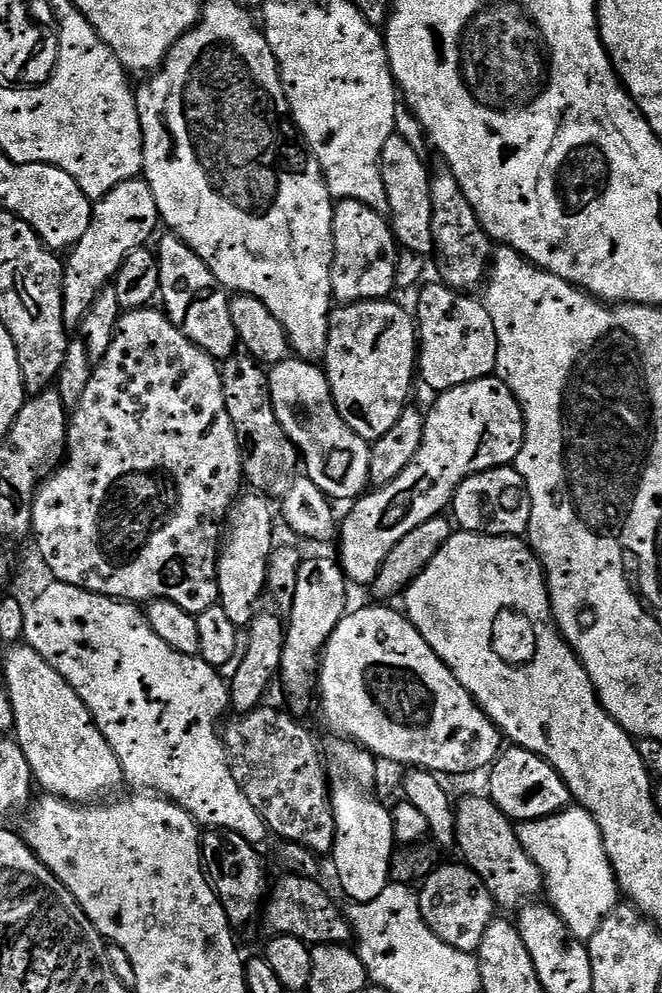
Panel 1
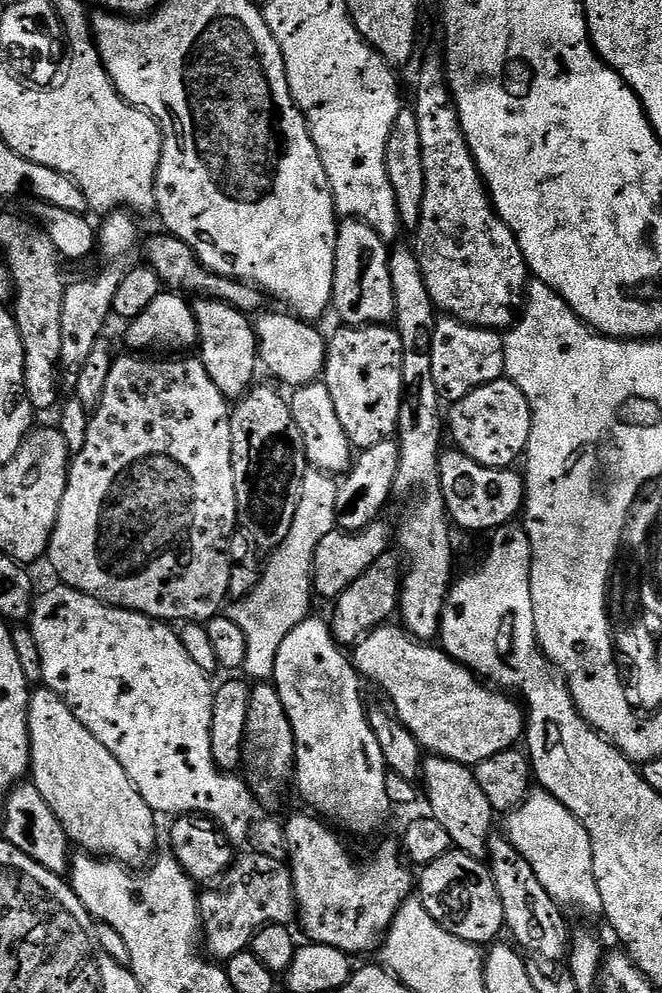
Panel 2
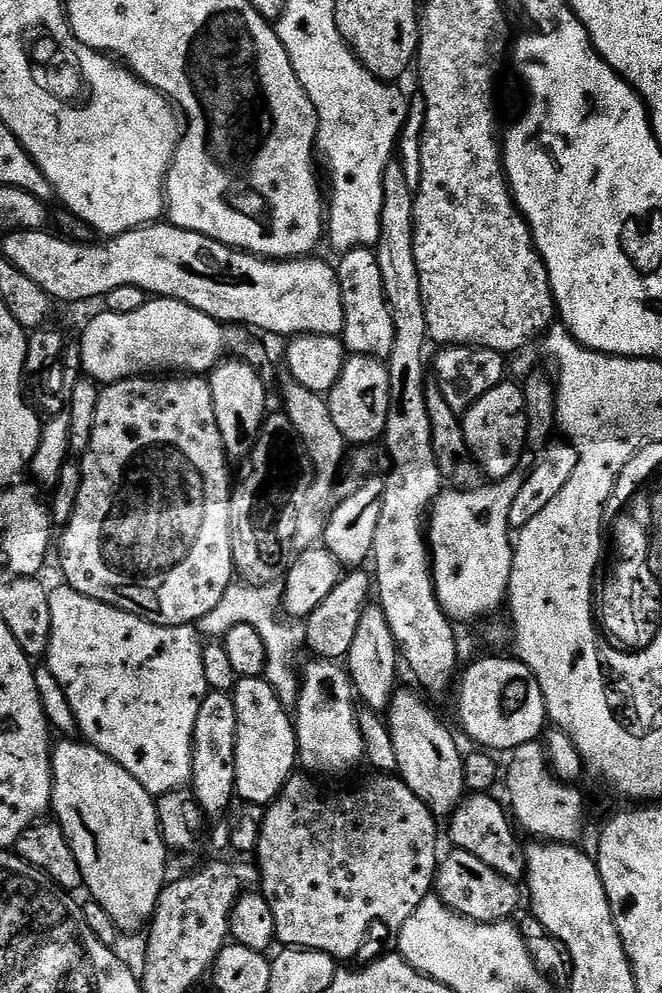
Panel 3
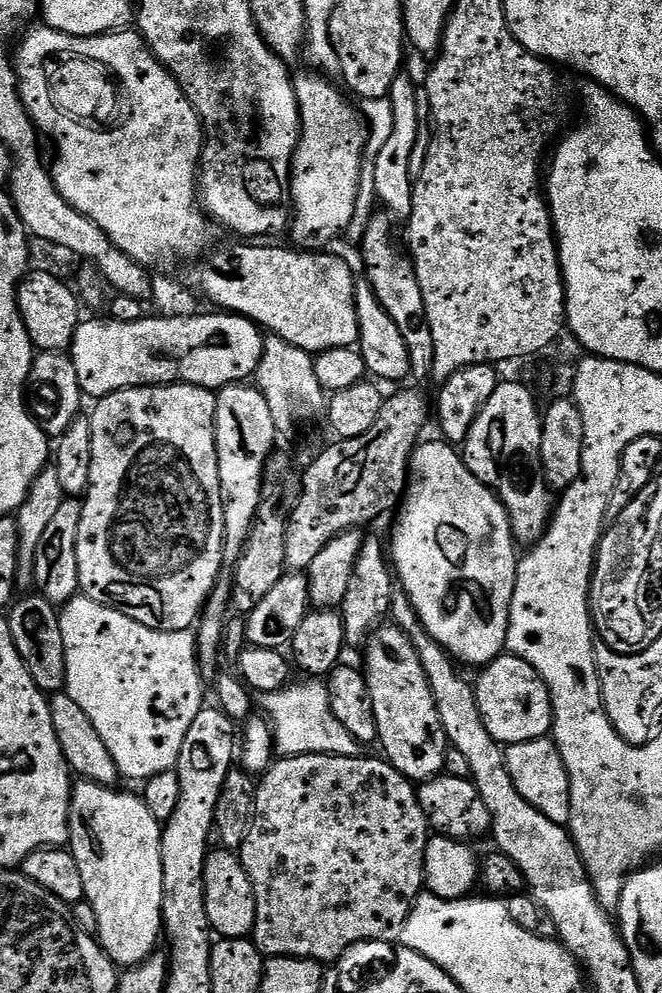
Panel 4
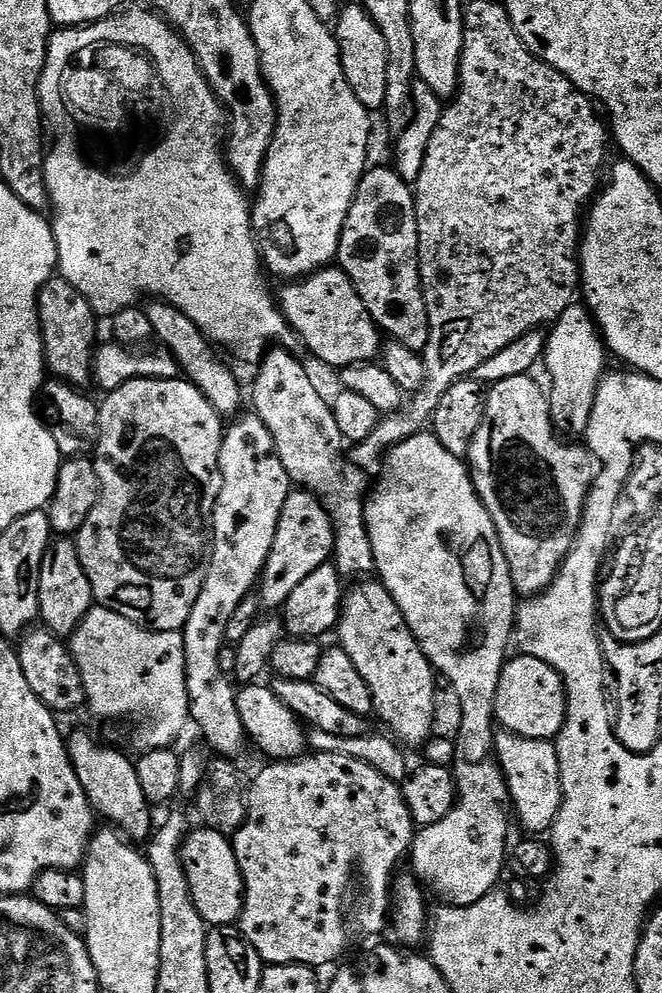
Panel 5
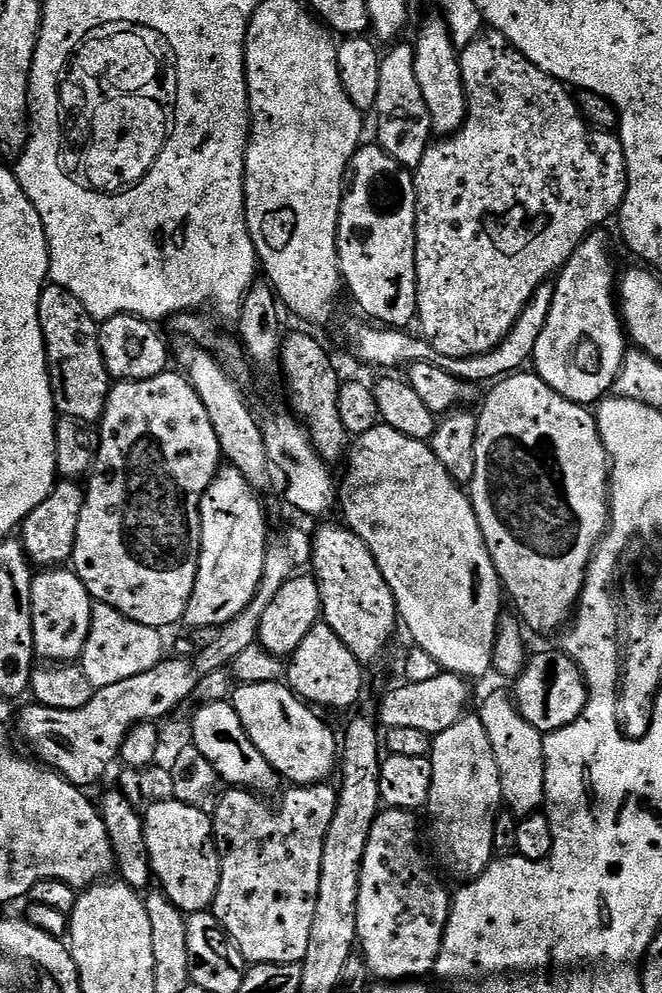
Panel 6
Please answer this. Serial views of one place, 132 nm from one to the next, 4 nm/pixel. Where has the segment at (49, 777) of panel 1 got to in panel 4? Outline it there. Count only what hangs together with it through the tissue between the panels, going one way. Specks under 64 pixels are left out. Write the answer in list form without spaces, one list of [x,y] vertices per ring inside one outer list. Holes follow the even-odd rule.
[[[89,780],[77,783],[72,789],[68,831],[70,851],[78,862],[78,870],[82,870],[84,899],[94,906],[94,914],[98,914],[98,930],[95,933],[98,943],[113,964],[130,969],[153,955],[157,951],[156,943],[162,940],[162,824],[154,818],[154,814],[150,814],[139,795],[131,796],[118,789]]]

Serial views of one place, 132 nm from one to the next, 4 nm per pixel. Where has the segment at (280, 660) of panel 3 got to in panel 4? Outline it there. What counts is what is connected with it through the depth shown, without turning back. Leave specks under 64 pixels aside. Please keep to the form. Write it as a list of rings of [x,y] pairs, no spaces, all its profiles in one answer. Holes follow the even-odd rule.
[[[304,678],[301,684],[296,683],[289,683],[287,688],[277,692],[265,692],[262,696],[264,708],[268,711],[264,712],[270,721],[272,737],[275,739],[275,755],[280,758],[306,754],[361,755],[360,741],[348,733],[342,722],[332,717],[327,687],[316,678]]]

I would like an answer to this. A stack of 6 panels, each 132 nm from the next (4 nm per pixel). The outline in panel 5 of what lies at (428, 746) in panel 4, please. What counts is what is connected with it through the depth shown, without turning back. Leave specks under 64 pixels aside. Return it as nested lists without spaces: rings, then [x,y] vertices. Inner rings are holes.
[[[368,578],[363,582],[353,583],[347,589],[344,603],[340,606],[339,632],[339,647],[343,648],[346,654],[350,654],[350,662],[358,666],[358,674],[362,674],[372,695],[375,715],[380,715],[381,722],[389,728],[385,729],[401,745],[409,749],[410,747],[419,749],[434,734],[432,723],[436,720],[436,680],[438,681],[438,676],[428,660],[428,655],[420,649],[416,636],[404,621],[402,610],[396,605],[390,593],[384,589],[379,579]]]

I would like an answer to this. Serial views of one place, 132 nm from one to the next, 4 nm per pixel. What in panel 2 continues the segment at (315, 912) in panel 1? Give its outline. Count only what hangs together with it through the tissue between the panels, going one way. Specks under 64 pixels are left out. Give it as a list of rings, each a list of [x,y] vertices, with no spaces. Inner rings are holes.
[[[247,851],[233,859],[218,886],[205,887],[208,889],[199,893],[202,944],[216,962],[227,962],[234,954],[249,951],[252,939],[266,926],[291,925],[298,916],[291,867],[284,860]]]

